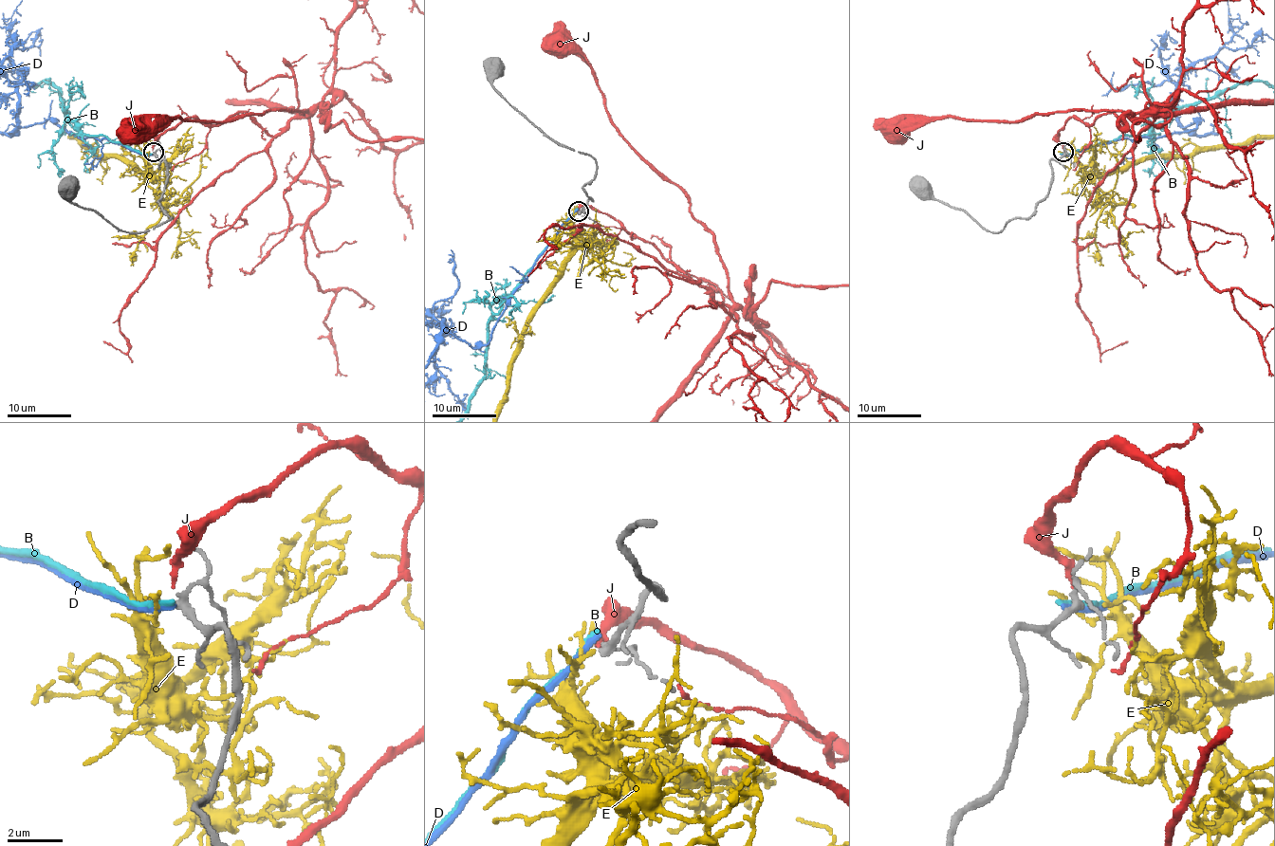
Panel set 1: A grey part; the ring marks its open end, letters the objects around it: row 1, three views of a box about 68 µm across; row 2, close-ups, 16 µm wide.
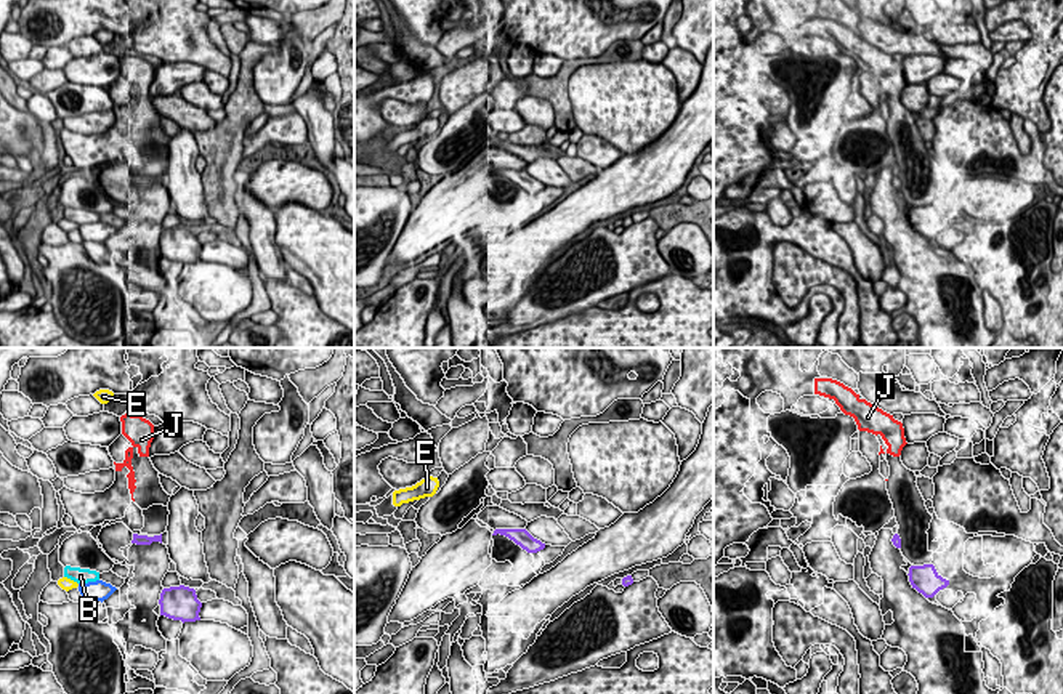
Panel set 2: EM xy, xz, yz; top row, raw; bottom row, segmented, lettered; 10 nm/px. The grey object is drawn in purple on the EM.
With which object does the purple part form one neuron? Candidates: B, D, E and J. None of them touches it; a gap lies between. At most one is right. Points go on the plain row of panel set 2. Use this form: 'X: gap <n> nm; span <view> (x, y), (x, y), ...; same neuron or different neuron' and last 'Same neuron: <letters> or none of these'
B: gap 460 nm; span xy (132, 183), (98, 213); same neuron
D: gap 440 nm; span xy (159, 241), (116, 229); different neuron
E: gap 700 nm; span xy (132, 183), (77, 225); different neuron
J: gap 340 nm; span xy (133, 175), (133, 141); different neuron
Same neuron: B

